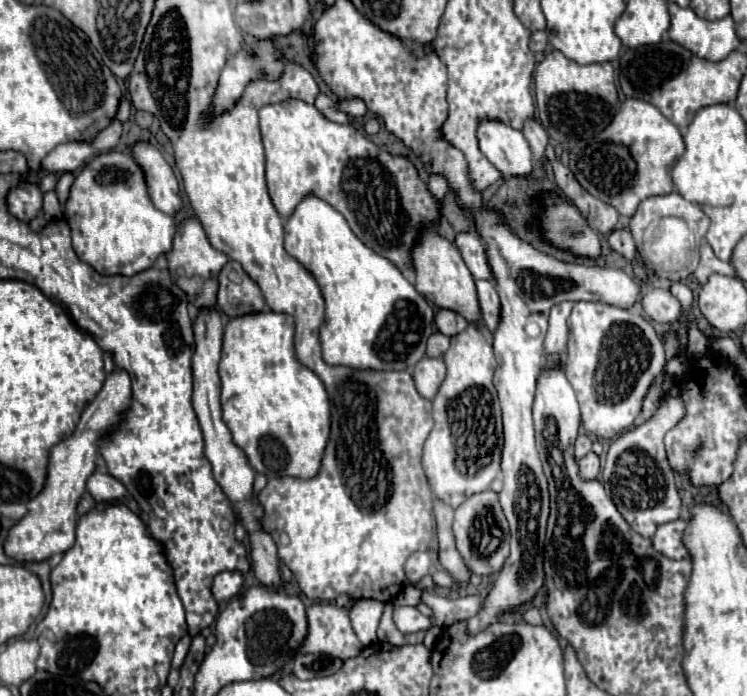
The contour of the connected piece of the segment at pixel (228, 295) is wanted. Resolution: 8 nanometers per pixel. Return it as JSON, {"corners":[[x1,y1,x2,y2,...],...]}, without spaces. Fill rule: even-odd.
{"corners":[[230,260,224,270,220,272,220,290,218,290,218,306,228,318,244,316,244,314,256,314,264,310,264,296,258,288,258,284,244,274,240,264],[230,272,236,272,240,276,240,284,234,284,228,276]]}

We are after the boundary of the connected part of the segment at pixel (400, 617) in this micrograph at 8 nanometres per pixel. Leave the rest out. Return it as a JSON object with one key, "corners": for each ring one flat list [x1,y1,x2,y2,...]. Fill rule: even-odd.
{"corners":[[396,606,394,608,394,622,400,632,412,634,412,632,422,632,434,626,434,616,424,616,412,606]]}

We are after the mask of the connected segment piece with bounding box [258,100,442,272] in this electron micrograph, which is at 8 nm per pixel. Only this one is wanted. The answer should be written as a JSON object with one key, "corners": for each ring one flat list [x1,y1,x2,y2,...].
{"corners":[[286,100,280,104,270,104,270,106,264,106,258,114,260,114,262,142,266,150,268,192,278,214,282,218,290,218,296,206,302,202,302,198,318,196,320,200,340,210,340,214,348,220,354,234,358,234,368,248,392,260,392,264,402,272,406,270,414,272,414,262,410,254,412,254,412,248,418,244,420,232,426,226,438,224,442,218,442,202,428,190,414,162,408,156,394,156,386,150,380,150,354,126,330,122,314,106,302,100]]}

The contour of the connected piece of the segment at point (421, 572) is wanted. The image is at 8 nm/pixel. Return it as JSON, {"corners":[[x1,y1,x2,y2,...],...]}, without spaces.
{"corners":[[414,552,406,560,406,578,408,584,418,584,422,576,426,576,432,570,432,560,428,552]]}

